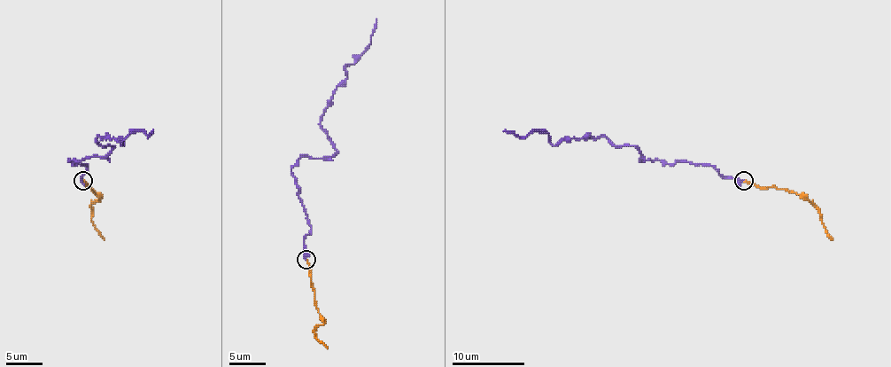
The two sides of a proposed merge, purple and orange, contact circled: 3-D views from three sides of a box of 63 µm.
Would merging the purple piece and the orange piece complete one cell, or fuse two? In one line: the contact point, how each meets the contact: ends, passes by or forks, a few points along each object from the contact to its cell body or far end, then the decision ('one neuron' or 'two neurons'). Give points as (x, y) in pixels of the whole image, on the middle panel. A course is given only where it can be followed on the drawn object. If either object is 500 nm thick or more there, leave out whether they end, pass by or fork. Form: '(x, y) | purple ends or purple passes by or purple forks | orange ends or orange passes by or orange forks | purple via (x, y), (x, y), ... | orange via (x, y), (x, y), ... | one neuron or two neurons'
(306, 259) | purple ends | orange ends | purple via (306, 260), (311, 225), (290, 167), (302, 156), (337, 151), (321, 114), (345, 66), (370, 42), (376, 19) | orange via (307, 260), (320, 319), (323, 323), (314, 331), (314, 336), (327, 348) | two neurons

